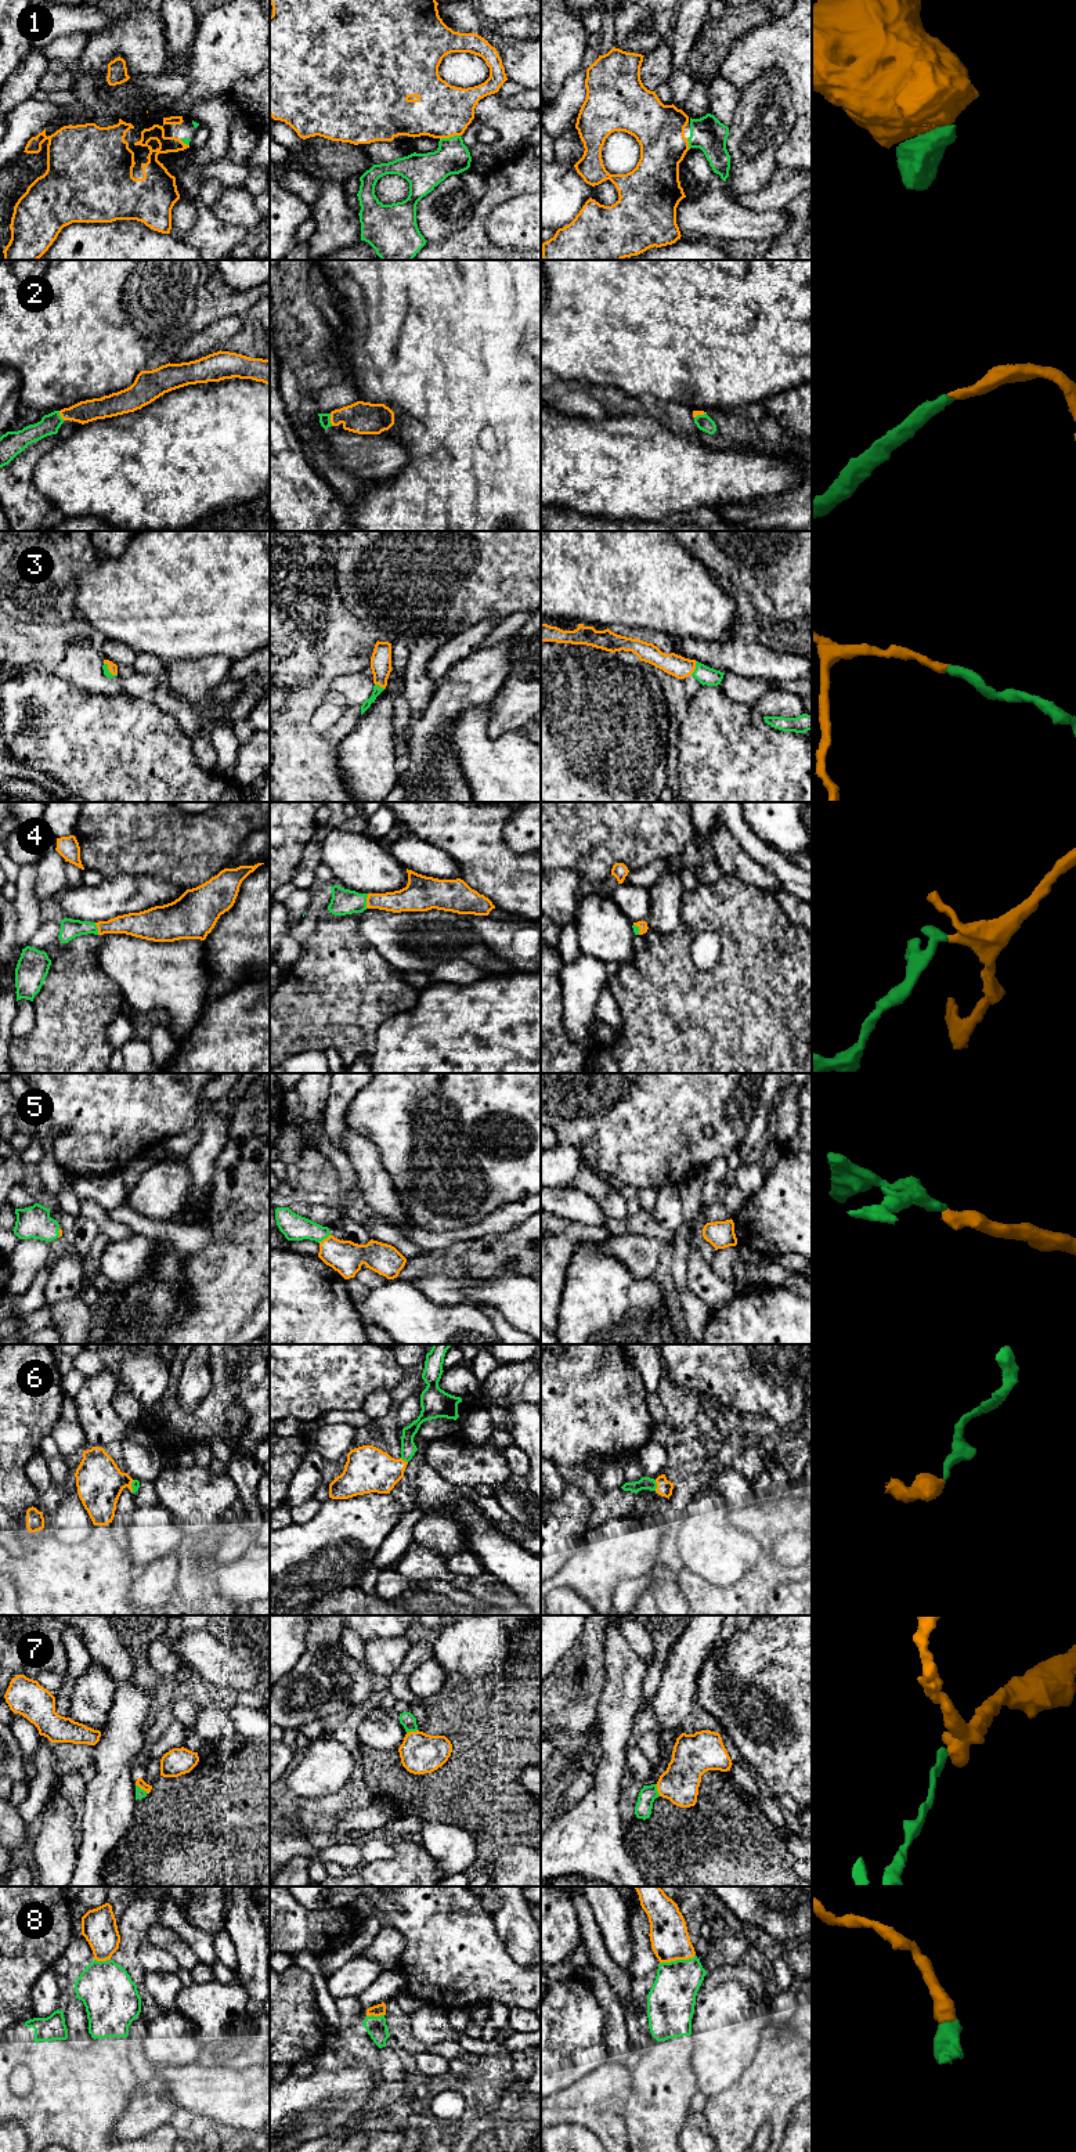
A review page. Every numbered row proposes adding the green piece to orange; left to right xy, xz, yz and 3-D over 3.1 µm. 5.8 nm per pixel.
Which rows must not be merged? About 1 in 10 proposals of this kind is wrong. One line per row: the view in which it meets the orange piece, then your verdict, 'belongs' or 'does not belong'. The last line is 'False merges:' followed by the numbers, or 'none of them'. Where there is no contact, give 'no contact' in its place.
1: xz | belongs
2: xz | belongs
3: yz | belongs
4: xz | belongs
5: xz | belongs
6: yz | belongs
7: xy | belongs
8: yz | belongs
False merges: none of them

